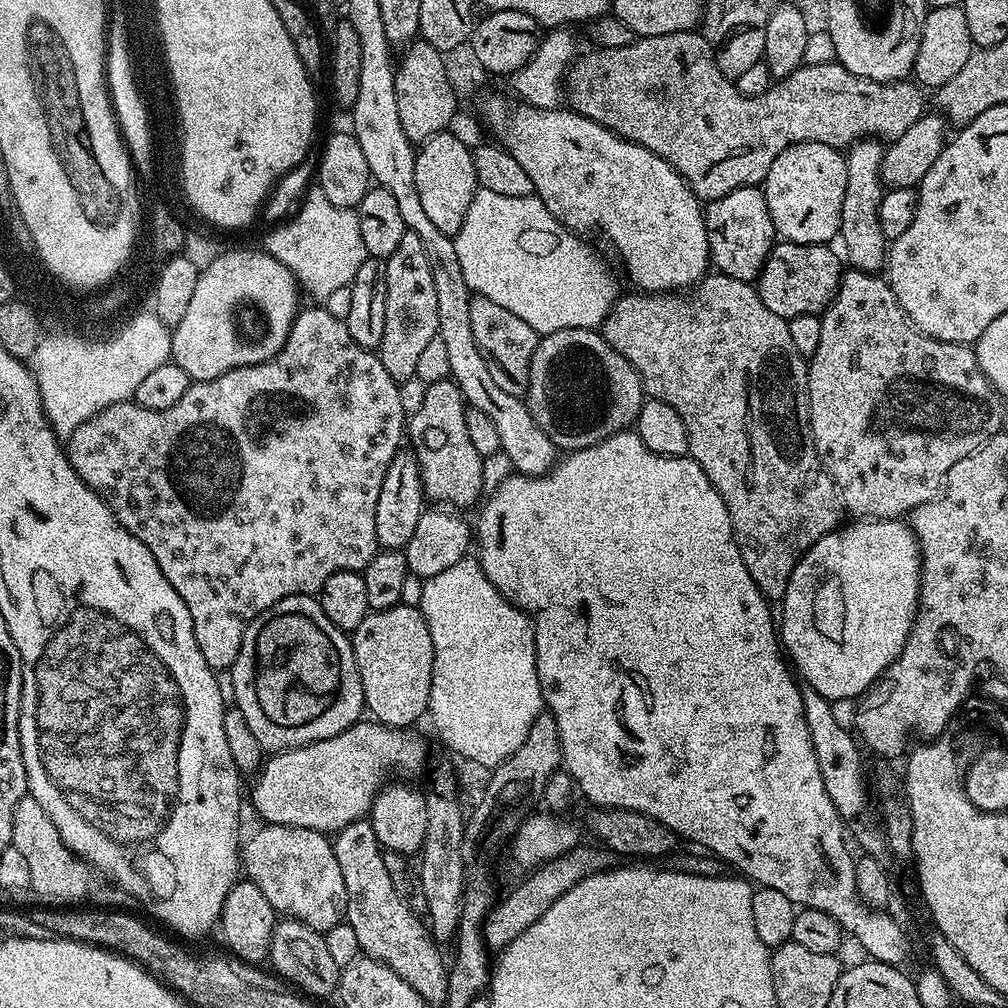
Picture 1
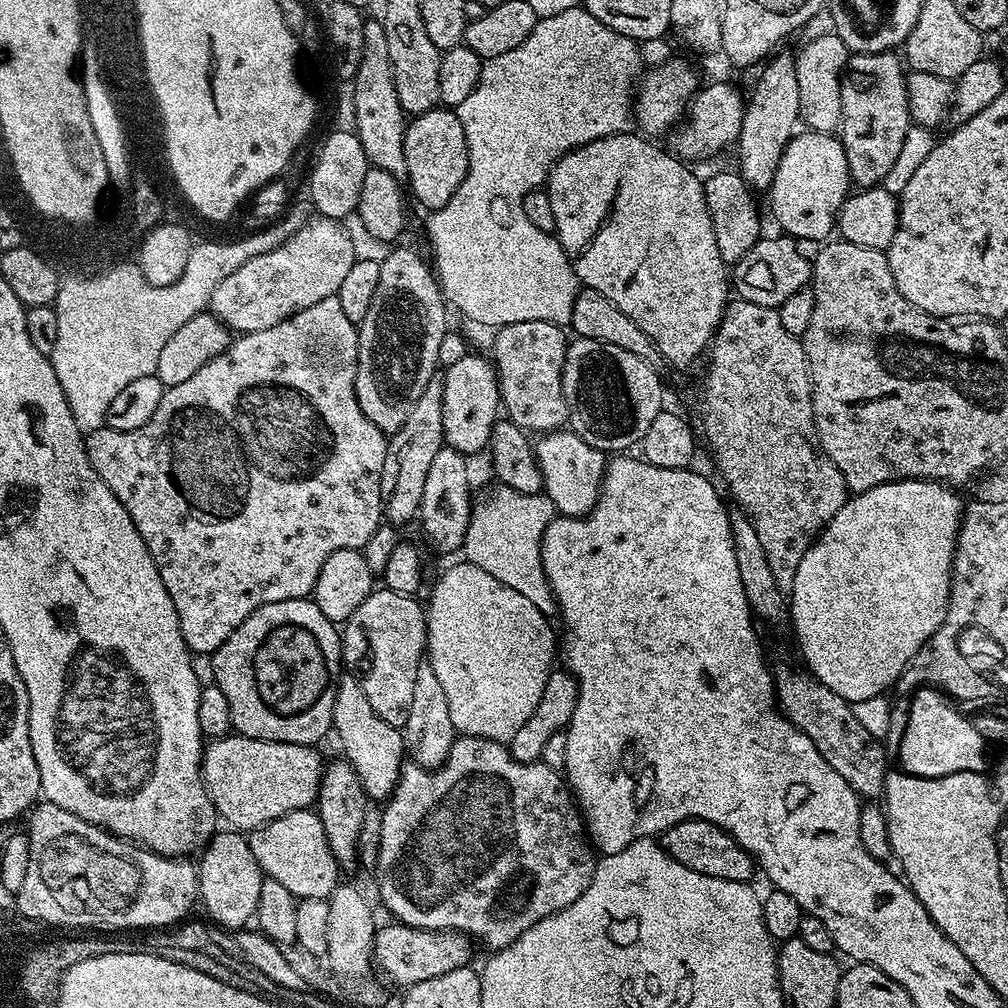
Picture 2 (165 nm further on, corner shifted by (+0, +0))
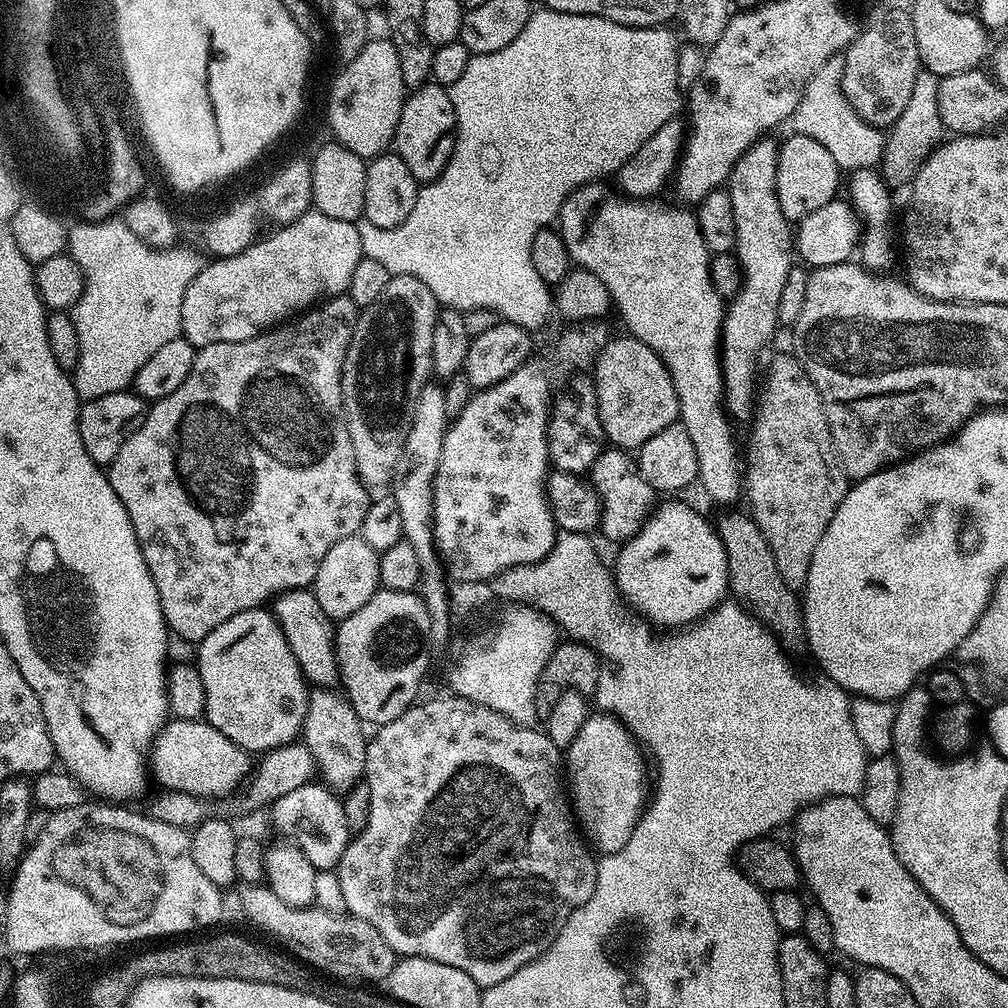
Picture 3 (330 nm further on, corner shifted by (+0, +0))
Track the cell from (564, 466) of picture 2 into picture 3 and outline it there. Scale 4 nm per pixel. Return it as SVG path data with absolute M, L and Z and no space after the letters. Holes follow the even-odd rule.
M615 446L605 447L594 462L590 485L600 498L599 531L604 531L605 538L616 540L615 542L630 539L644 525L658 500L658 494L650 486L650 482L642 478L635 459L627 451Z

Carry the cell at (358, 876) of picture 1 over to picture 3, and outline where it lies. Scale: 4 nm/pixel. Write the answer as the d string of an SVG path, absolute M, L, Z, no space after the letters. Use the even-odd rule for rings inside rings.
M316 686L309 691L302 742L308 747L314 758L319 779L337 794L348 792L353 784L359 784L364 779L366 750L368 749L368 740L366 732L364 736L364 731L366 731L365 725L356 716L354 706L348 701L347 696L341 694L335 687Z

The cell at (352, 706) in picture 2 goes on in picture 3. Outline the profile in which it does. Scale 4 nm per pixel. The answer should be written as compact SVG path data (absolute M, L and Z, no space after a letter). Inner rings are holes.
M308 588L284 592L271 601L270 611L286 634L286 642L290 642L290 650L294 650L294 658L298 658L298 666L304 671L309 685L335 685L340 678L340 667L336 661L336 628L326 610L318 606L316 593Z

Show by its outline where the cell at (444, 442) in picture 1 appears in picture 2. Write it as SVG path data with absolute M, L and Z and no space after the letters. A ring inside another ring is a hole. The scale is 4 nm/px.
M470 354L454 362L454 366L444 368L442 379L442 430L445 445L464 453L468 458L472 458L475 452L483 453L489 447L492 428L502 412L495 365L487 355Z

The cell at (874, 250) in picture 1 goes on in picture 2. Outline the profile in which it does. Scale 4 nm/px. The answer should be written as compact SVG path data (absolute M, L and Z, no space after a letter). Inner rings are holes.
M895 51L849 55L848 64L840 77L838 135L846 150L848 174L853 185L861 189L883 185L886 174L890 174L891 166L901 153L902 142L911 124L906 68L901 57Z

